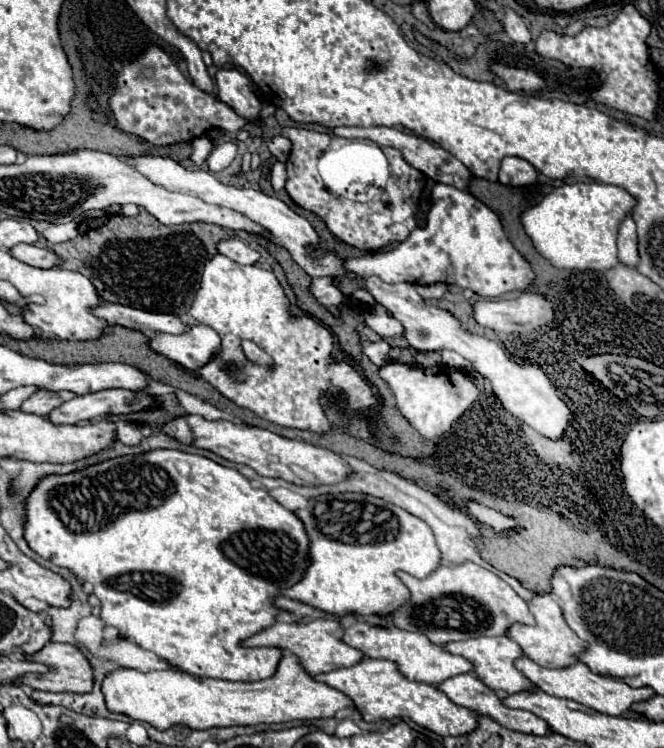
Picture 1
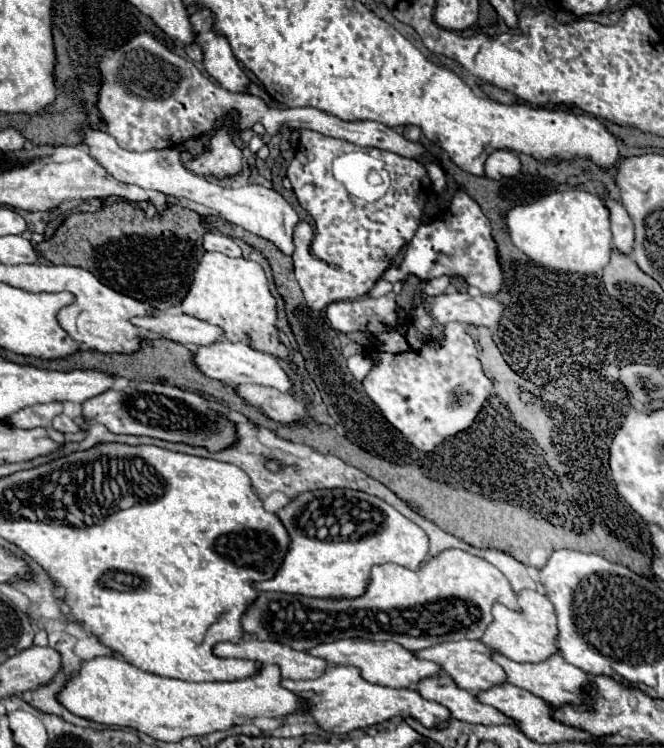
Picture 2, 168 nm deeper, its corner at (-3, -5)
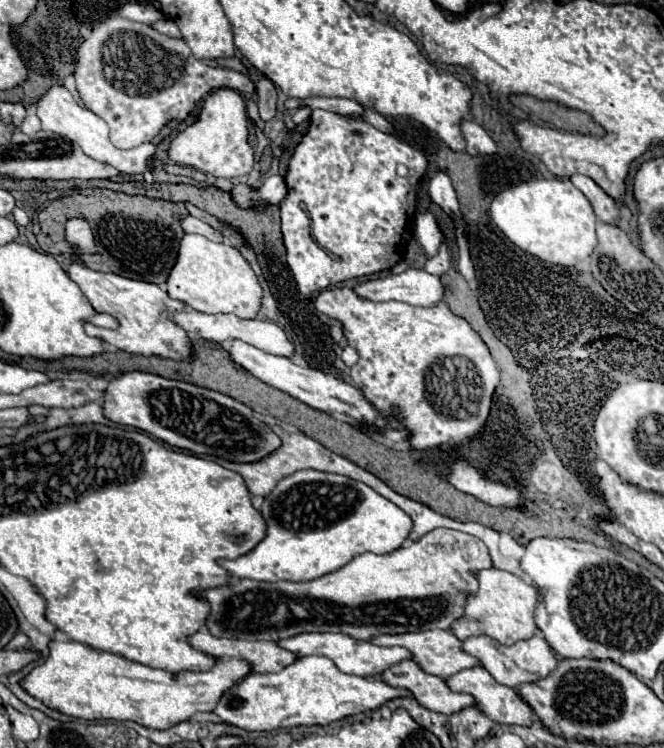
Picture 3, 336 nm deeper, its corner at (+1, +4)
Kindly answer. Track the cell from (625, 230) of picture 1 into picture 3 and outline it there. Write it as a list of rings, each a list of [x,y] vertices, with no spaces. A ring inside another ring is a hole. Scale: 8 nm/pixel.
[[[571,175],[569,177],[571,183],[589,199],[595,215],[605,221],[605,223],[611,223],[611,225],[617,225],[617,219],[619,219],[619,209],[617,209],[617,203],[587,175]]]

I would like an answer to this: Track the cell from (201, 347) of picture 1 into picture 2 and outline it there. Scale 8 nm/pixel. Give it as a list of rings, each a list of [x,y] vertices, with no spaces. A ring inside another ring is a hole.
[[[221,340],[221,342],[213,342],[213,346],[197,346],[193,352],[193,364],[209,378],[225,382],[229,386],[235,384],[259,384],[259,386],[271,386],[277,388],[281,392],[291,392],[291,380],[289,374],[283,370],[283,366],[279,364],[277,358],[257,352],[253,350],[249,344],[245,342],[229,342],[229,340]]]

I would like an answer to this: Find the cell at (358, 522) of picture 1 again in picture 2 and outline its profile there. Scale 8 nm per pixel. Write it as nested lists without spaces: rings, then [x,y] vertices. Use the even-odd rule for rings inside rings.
[[[313,490],[303,492],[291,504],[277,512],[281,522],[285,524],[291,546],[285,556],[285,562],[277,576],[267,582],[257,582],[255,588],[261,592],[285,592],[285,594],[301,594],[309,598],[361,598],[365,594],[365,586],[369,584],[369,574],[373,566],[381,566],[385,562],[395,562],[409,570],[419,570],[421,562],[429,558],[429,538],[427,534],[393,506],[383,502],[381,498],[369,496],[357,490]]]

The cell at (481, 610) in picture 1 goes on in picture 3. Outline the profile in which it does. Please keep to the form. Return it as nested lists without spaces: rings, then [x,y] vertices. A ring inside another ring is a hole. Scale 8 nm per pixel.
[[[433,529],[419,541],[409,547],[395,549],[393,553],[375,555],[361,553],[345,567],[317,577],[305,583],[293,581],[245,581],[227,583],[223,587],[213,587],[201,591],[199,597],[205,597],[211,605],[211,613],[205,619],[205,627],[215,637],[227,639],[247,639],[247,641],[279,641],[293,637],[297,633],[345,633],[357,641],[369,641],[373,635],[381,633],[413,633],[425,629],[449,629],[451,623],[463,615],[465,593],[477,591],[475,575],[481,569],[491,567],[491,557],[485,543],[469,533],[453,529]]]

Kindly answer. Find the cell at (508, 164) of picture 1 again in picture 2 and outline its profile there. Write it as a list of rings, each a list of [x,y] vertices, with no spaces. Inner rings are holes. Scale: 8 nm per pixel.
[[[497,150],[493,152],[487,162],[485,162],[485,174],[493,180],[501,178],[511,178],[521,174],[521,162],[519,156],[509,152],[509,150]]]

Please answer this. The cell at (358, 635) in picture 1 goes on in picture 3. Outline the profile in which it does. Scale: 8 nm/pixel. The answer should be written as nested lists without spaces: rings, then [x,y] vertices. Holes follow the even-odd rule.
[[[299,633],[297,637],[287,637],[285,641],[277,641],[277,645],[295,653],[297,657],[305,657],[305,655],[329,657],[341,673],[359,675],[359,677],[381,675],[393,663],[405,661],[411,657],[411,653],[405,647],[377,647],[371,641],[355,641],[355,639],[341,635],[341,633]]]

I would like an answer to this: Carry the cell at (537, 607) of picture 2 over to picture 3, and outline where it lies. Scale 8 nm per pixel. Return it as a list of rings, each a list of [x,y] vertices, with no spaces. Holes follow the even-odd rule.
[[[495,567],[477,573],[477,581],[479,581],[477,593],[467,593],[463,615],[457,621],[453,621],[449,629],[457,639],[463,641],[471,635],[489,635],[501,645],[513,645],[537,633],[537,625],[533,619],[537,589],[531,581]]]

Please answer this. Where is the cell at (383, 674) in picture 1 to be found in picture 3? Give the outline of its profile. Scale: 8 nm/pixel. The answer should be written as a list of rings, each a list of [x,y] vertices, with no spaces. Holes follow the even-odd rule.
[[[301,657],[279,673],[249,673],[221,695],[213,713],[221,723],[245,731],[273,731],[299,725],[329,725],[347,715],[377,709],[389,699],[407,695],[411,693],[389,687],[377,677],[345,675],[327,657]]]

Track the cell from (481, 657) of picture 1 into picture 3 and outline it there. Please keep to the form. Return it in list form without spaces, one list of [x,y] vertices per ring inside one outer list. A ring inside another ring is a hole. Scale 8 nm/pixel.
[[[429,629],[429,631],[421,631],[421,633],[401,633],[401,635],[381,635],[381,637],[371,637],[371,643],[375,645],[401,645],[405,649],[411,651],[411,659],[429,675],[437,675],[441,679],[447,679],[455,673],[459,673],[461,669],[471,669],[475,665],[479,665],[479,661],[465,653],[461,649],[461,641],[451,633],[451,631],[443,631],[443,629]]]

